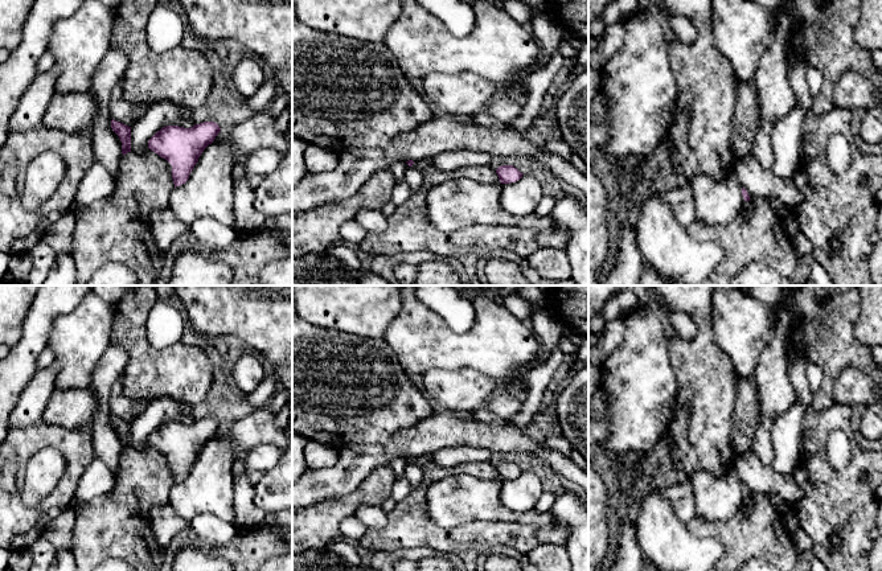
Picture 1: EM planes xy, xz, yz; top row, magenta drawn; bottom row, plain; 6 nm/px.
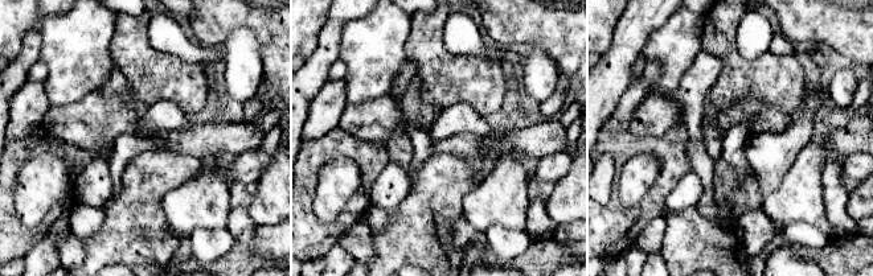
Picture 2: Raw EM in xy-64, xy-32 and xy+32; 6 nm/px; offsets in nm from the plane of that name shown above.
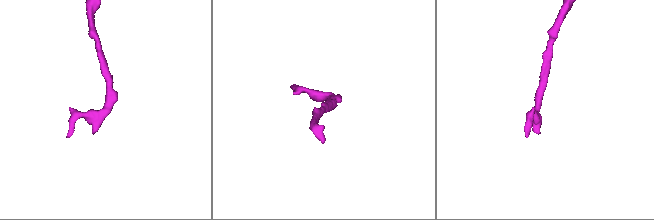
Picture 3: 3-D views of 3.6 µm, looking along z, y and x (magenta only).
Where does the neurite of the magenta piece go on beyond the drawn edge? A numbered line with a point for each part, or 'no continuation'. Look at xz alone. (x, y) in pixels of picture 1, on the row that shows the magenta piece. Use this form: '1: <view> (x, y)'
no continuation

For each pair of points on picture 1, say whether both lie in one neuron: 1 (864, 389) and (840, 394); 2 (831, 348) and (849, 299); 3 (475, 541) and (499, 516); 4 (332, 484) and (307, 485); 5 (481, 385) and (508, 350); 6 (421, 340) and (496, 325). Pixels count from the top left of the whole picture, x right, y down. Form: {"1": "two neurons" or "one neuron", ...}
{"1": "one neuron", "2": "one neuron", "3": "two neurons", "4": "one neuron", "5": "two neurons", "6": "one neuron"}

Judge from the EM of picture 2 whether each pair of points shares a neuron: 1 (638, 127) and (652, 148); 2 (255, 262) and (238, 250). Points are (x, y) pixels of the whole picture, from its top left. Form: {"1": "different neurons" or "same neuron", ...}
{"1": "different neurons", "2": "same neuron"}

